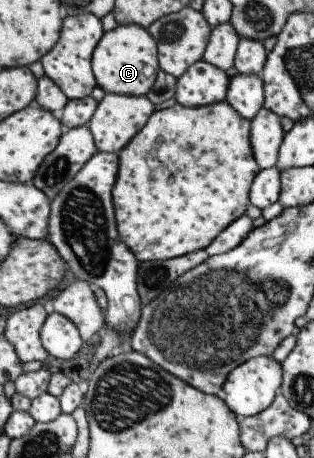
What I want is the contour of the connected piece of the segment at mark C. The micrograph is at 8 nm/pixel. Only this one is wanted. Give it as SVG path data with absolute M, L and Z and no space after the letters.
M117 25L113 30L104 31L103 36L97 41L95 48L92 50L90 58L90 67L96 80L96 86L105 93L145 97L159 70L157 53L155 38L151 38L147 30L139 25Z

